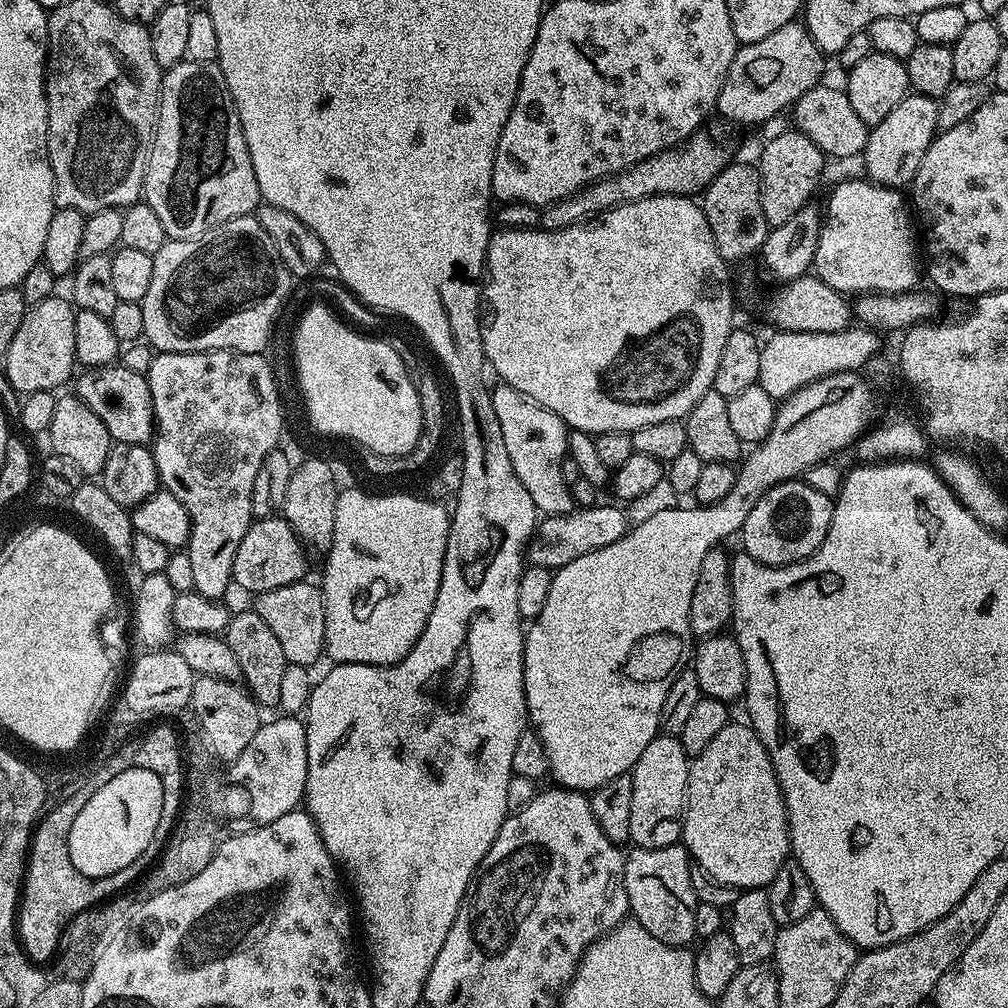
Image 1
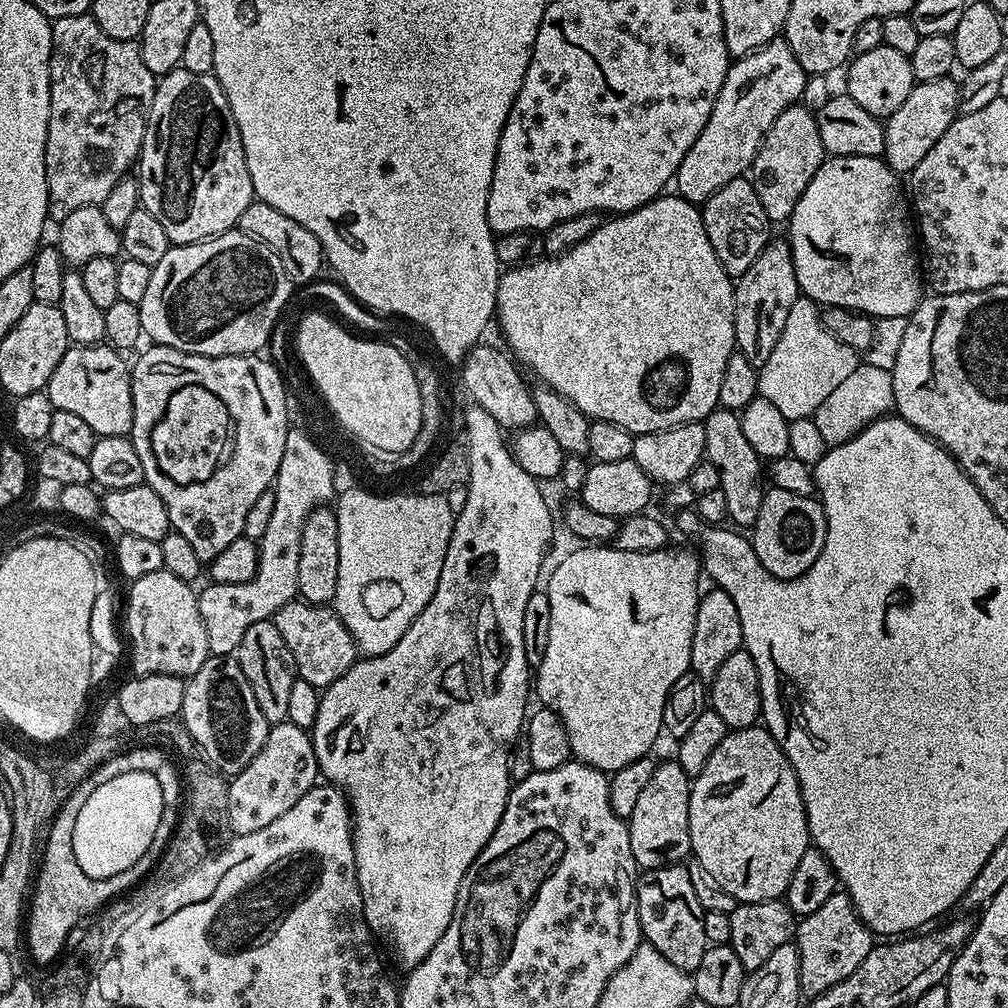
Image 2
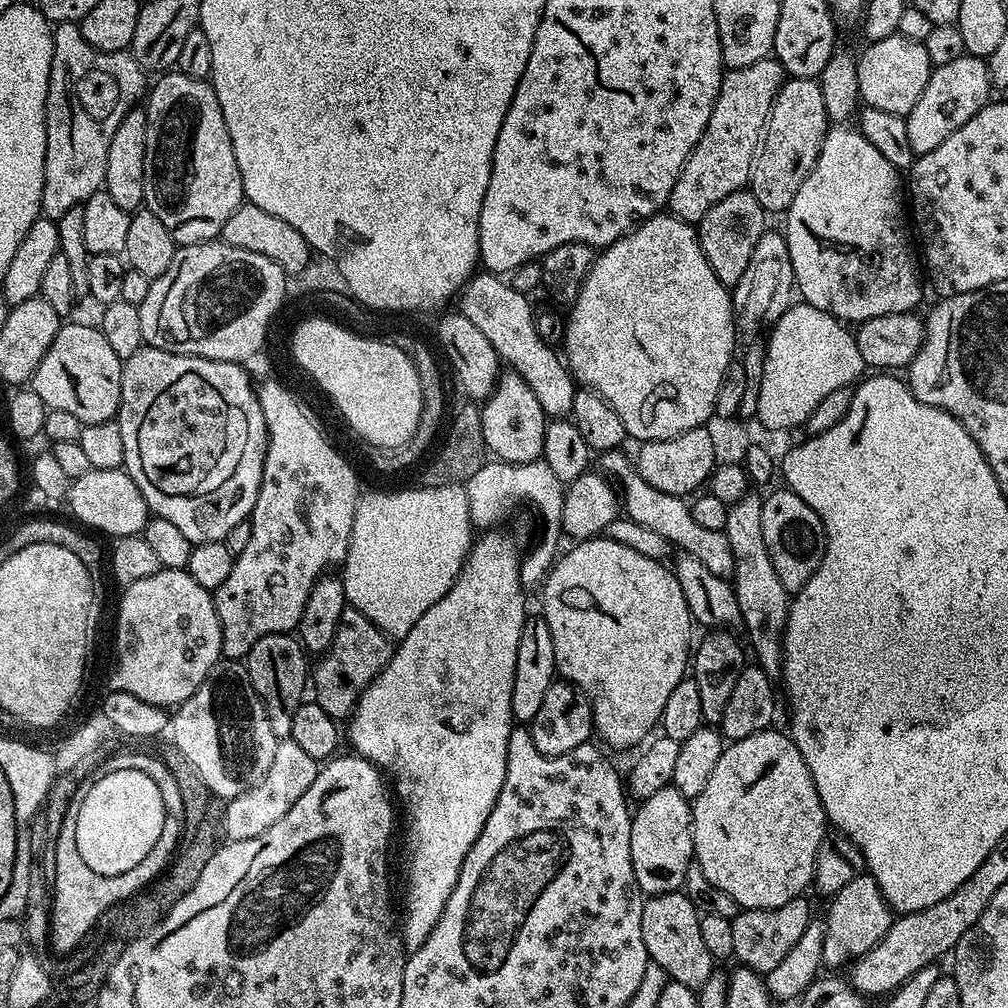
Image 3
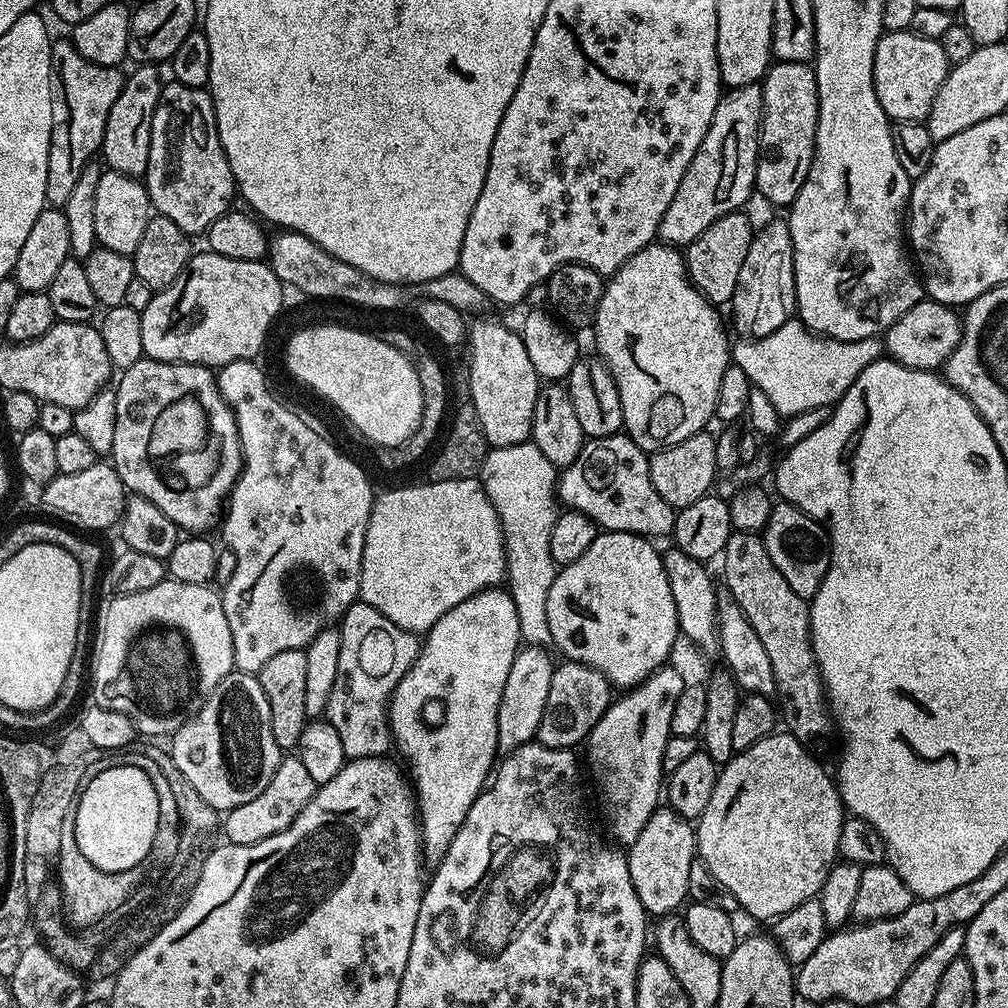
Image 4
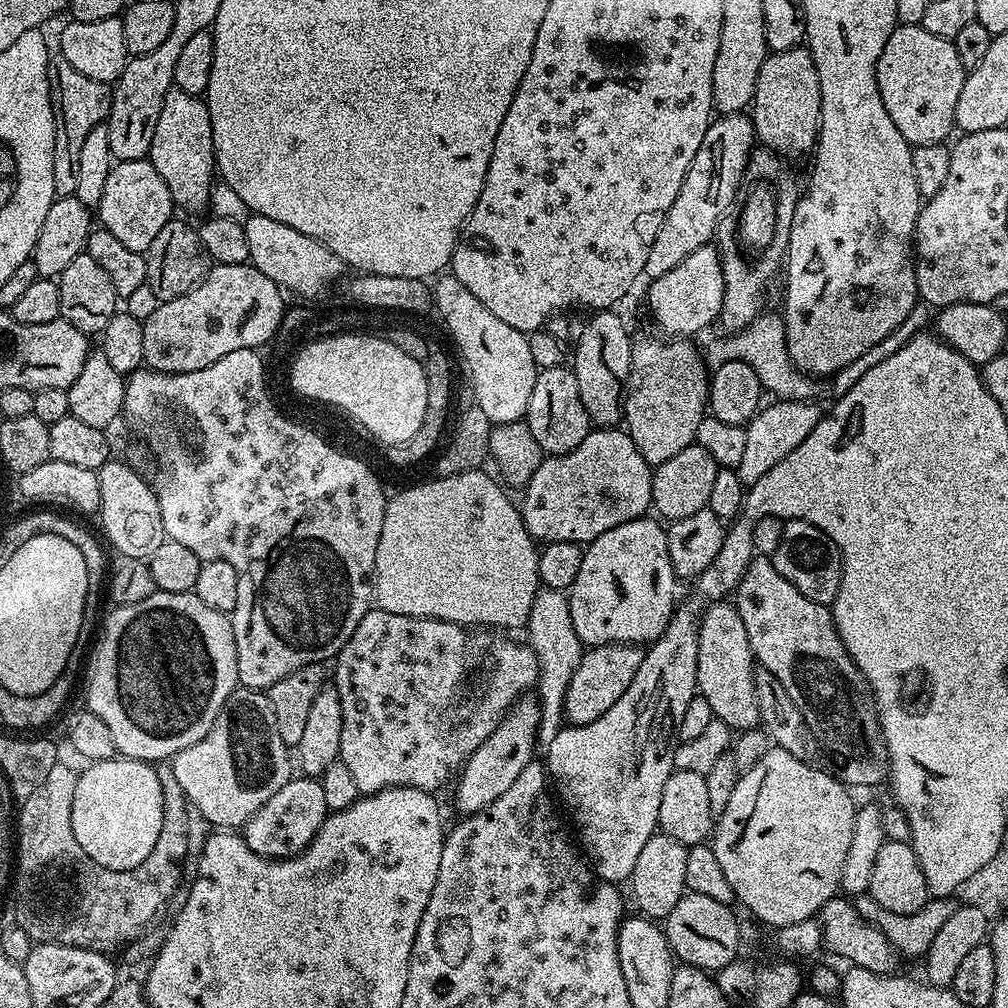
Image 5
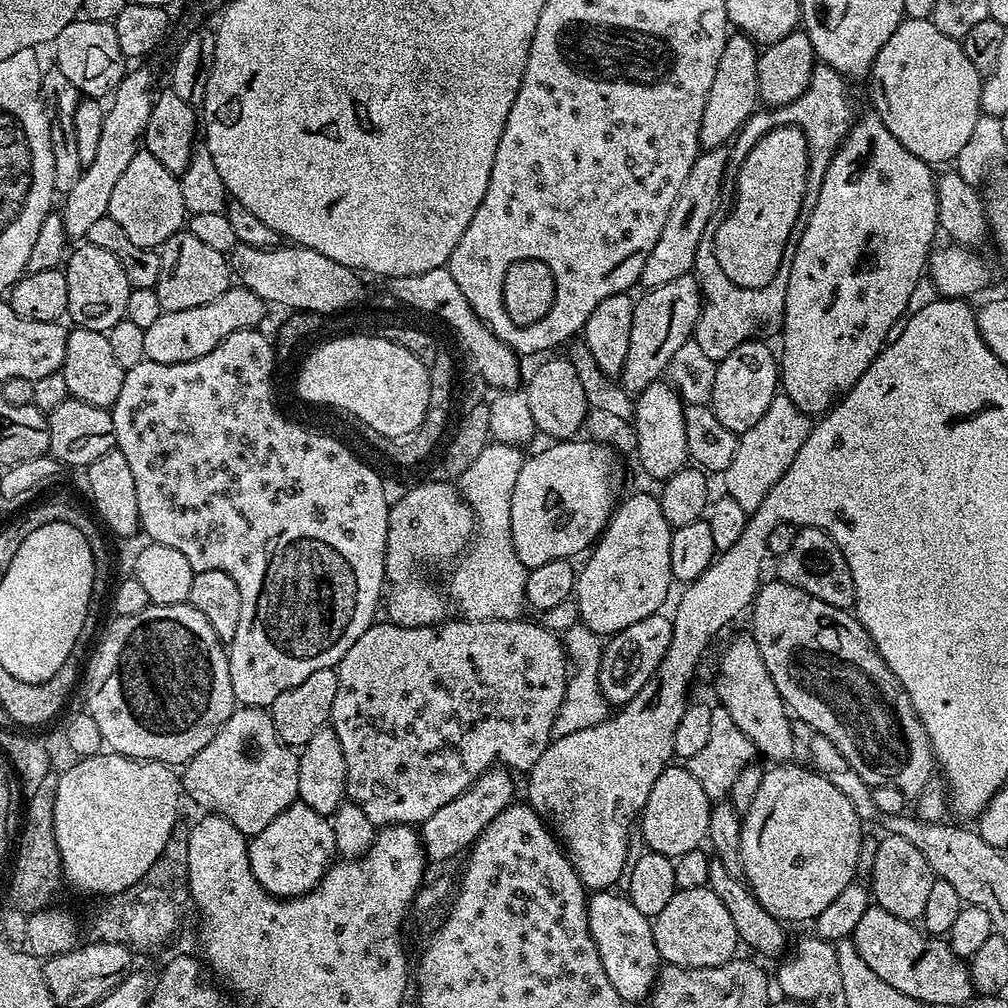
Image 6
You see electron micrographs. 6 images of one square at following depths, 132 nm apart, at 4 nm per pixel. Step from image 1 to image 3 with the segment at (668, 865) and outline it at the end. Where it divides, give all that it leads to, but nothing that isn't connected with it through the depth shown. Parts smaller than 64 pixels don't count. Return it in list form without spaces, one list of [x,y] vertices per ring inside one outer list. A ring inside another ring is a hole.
[[[683,891],[649,896],[642,910],[642,942],[646,942],[649,961],[658,965],[669,981],[693,990],[701,988],[714,970],[710,950],[702,943],[700,918]]]

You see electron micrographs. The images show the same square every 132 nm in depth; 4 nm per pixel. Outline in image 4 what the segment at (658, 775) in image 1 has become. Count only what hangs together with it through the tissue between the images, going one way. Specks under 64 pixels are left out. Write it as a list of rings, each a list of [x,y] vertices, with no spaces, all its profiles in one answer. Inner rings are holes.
[[[660,806],[654,814],[650,814],[650,822],[642,826],[642,834],[638,834],[626,855],[630,882],[634,882],[634,890],[638,890],[645,912],[659,918],[675,913],[688,900],[690,862],[698,859],[696,830],[672,808]]]

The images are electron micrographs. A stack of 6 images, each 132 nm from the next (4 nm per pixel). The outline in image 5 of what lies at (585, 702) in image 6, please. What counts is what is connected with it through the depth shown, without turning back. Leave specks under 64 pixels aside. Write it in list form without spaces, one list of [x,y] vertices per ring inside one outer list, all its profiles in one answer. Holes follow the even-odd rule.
[[[541,587],[534,598],[534,606],[530,606],[530,614],[526,625],[526,643],[534,650],[538,658],[538,678],[535,691],[540,692],[540,731],[538,740],[546,746],[560,732],[564,719],[564,699],[566,686],[570,686],[570,678],[578,666],[582,655],[582,645],[574,626],[570,622],[570,608],[567,595],[558,588]]]

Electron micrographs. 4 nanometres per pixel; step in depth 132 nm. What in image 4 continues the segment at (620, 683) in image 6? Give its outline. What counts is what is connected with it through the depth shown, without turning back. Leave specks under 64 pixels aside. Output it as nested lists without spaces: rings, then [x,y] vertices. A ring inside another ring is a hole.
[[[573,660],[557,663],[550,678],[550,694],[542,710],[542,722],[536,731],[536,740],[551,748],[575,749],[576,744],[583,745],[590,730],[602,718],[608,705],[614,699],[614,689],[598,670]]]

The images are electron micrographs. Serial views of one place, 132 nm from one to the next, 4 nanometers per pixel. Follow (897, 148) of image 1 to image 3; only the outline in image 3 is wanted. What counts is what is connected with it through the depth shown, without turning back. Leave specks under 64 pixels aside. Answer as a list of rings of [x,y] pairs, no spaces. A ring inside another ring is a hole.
[[[965,55],[950,62],[947,66],[935,66],[932,77],[926,82],[926,90],[922,90],[922,98],[914,102],[914,110],[904,117],[906,135],[910,137],[910,150],[916,155],[930,154],[937,146],[942,146],[958,126],[966,126],[978,110],[990,103],[990,94],[994,89],[988,76],[988,65],[979,56]]]

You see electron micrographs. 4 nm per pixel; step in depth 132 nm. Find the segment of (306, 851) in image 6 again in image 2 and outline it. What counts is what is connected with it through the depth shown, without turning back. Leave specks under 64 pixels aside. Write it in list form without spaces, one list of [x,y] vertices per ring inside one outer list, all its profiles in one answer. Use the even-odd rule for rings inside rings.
[[[287,722],[274,724],[269,727],[266,742],[262,742],[262,750],[254,754],[254,758],[249,762],[238,775],[231,777],[229,788],[229,824],[236,836],[254,834],[254,830],[262,830],[262,826],[270,826],[274,818],[282,818],[286,810],[302,798],[318,780],[318,769],[316,767],[316,755],[312,745],[311,735],[305,729],[294,726]]]

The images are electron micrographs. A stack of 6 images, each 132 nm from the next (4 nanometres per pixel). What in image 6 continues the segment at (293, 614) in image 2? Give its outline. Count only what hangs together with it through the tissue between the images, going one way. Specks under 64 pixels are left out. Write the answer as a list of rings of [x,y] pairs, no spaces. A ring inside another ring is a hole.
[[[448,618],[448,619],[445,619],[445,620],[444,620],[444,621],[443,621],[443,622],[441,622],[441,623],[438,623],[438,624],[431,624],[431,625],[430,625],[430,626],[402,626],[402,625],[401,625],[401,624],[393,624],[393,623],[391,623],[391,622],[383,622],[383,623],[384,623],[384,624],[380,624],[380,623],[381,623],[381,622],[374,622],[374,623],[373,623],[373,624],[372,624],[372,625],[371,625],[371,626],[370,626],[370,627],[368,627],[368,628],[367,628],[367,629],[366,629],[366,630],[365,630],[365,632],[364,632],[364,633],[363,633],[363,634],[362,634],[362,638],[358,638],[358,642],[354,642],[354,646],[350,646],[350,650],[346,650],[346,654],[345,654],[345,655],[344,655],[344,656],[343,656],[343,658],[342,658],[342,659],[340,659],[340,662],[339,662],[339,665],[338,665],[338,667],[337,667],[337,668],[336,668],[336,673],[337,673],[337,674],[338,674],[338,682],[339,682],[339,683],[340,683],[340,685],[339,685],[339,686],[338,686],[338,694],[337,694],[337,695],[336,695],[336,696],[335,696],[335,698],[334,698],[334,706],[333,706],[333,707],[332,707],[332,718],[331,718],[331,721],[330,721],[330,727],[331,727],[331,728],[332,728],[332,729],[334,729],[334,730],[335,730],[335,731],[336,731],[336,733],[337,733],[337,734],[338,734],[338,742],[342,742],[342,754],[343,754],[343,756],[344,756],[344,757],[346,757],[346,774],[347,774],[347,775],[348,775],[348,790],[347,790],[347,793],[346,793],[346,796],[347,796],[347,799],[348,799],[348,800],[349,800],[349,801],[351,801],[351,803],[354,803],[354,804],[357,804],[357,805],[358,805],[358,806],[362,806],[362,811],[363,811],[363,812],[364,812],[364,813],[366,813],[366,818],[370,818],[370,822],[371,822],[371,823],[372,823],[372,824],[374,824],[374,825],[377,825],[377,826],[387,826],[387,825],[390,825],[390,824],[407,824],[407,825],[409,825],[409,826],[419,826],[419,825],[421,825],[421,824],[423,824],[423,823],[424,823],[424,820],[425,820],[425,819],[426,819],[426,818],[430,818],[430,814],[434,814],[434,810],[438,810],[438,809],[439,809],[439,808],[441,808],[441,807],[442,807],[442,806],[446,806],[446,802],[454,802],[454,798],[458,798],[458,797],[459,797],[459,796],[460,796],[460,795],[462,795],[462,794],[463,794],[463,792],[464,792],[464,791],[466,791],[466,789],[468,789],[468,788],[469,788],[469,786],[471,786],[471,785],[472,785],[472,784],[473,784],[473,782],[474,782],[474,781],[475,781],[475,780],[476,780],[476,779],[478,779],[478,777],[480,777],[480,775],[481,775],[481,774],[482,774],[482,773],[484,773],[484,772],[485,772],[485,770],[487,770],[487,769],[488,769],[488,768],[491,768],[491,767],[493,767],[493,766],[496,766],[496,765],[499,765],[499,764],[501,764],[501,765],[503,765],[503,767],[505,767],[505,768],[507,768],[507,769],[509,769],[509,770],[511,770],[511,771],[512,771],[512,772],[513,772],[513,773],[516,773],[516,774],[519,774],[519,772],[521,772],[521,774],[527,774],[527,773],[529,773],[529,772],[531,772],[531,770],[532,770],[532,767],[533,767],[533,766],[534,766],[534,762],[538,762],[538,758],[542,758],[542,750],[546,750],[546,746],[547,746],[547,745],[548,745],[548,744],[550,744],[550,743],[552,743],[552,741],[553,741],[553,739],[554,739],[554,737],[553,737],[553,735],[552,735],[552,727],[553,727],[553,726],[554,726],[554,718],[558,718],[558,710],[559,710],[559,709],[560,709],[560,707],[561,707],[561,706],[562,706],[562,698],[563,698],[563,697],[564,697],[564,695],[565,695],[565,694],[566,694],[566,686],[567,686],[567,685],[568,685],[568,674],[569,674],[569,671],[570,671],[570,661],[569,661],[569,659],[568,659],[568,653],[567,653],[567,652],[565,652],[565,651],[564,651],[564,641],[563,641],[563,639],[561,639],[561,637],[560,637],[560,636],[559,636],[559,635],[557,635],[557,633],[555,633],[555,632],[551,632],[551,631],[550,631],[550,630],[549,630],[549,628],[546,628],[546,627],[544,627],[544,625],[543,625],[543,623],[540,623],[540,622],[536,622],[536,624],[531,624],[531,622],[530,622],[530,621],[528,621],[528,620],[527,620],[527,618],[521,618],[521,619],[518,619],[518,620],[469,620],[469,619],[467,619],[467,618],[456,618],[456,619],[460,619],[460,620],[451,620],[451,618]]]

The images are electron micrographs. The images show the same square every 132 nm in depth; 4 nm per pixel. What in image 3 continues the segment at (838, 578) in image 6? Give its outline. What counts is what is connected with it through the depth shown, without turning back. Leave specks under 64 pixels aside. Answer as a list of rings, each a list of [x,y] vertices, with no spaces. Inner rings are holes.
[[[787,490],[772,492],[763,497],[763,502],[762,538],[766,538],[766,550],[770,554],[770,562],[774,562],[774,574],[778,574],[788,593],[798,594],[802,586],[814,578],[814,570],[818,570],[824,557],[824,527],[818,514],[814,514],[814,510],[810,510],[810,506],[806,506],[798,494]]]

